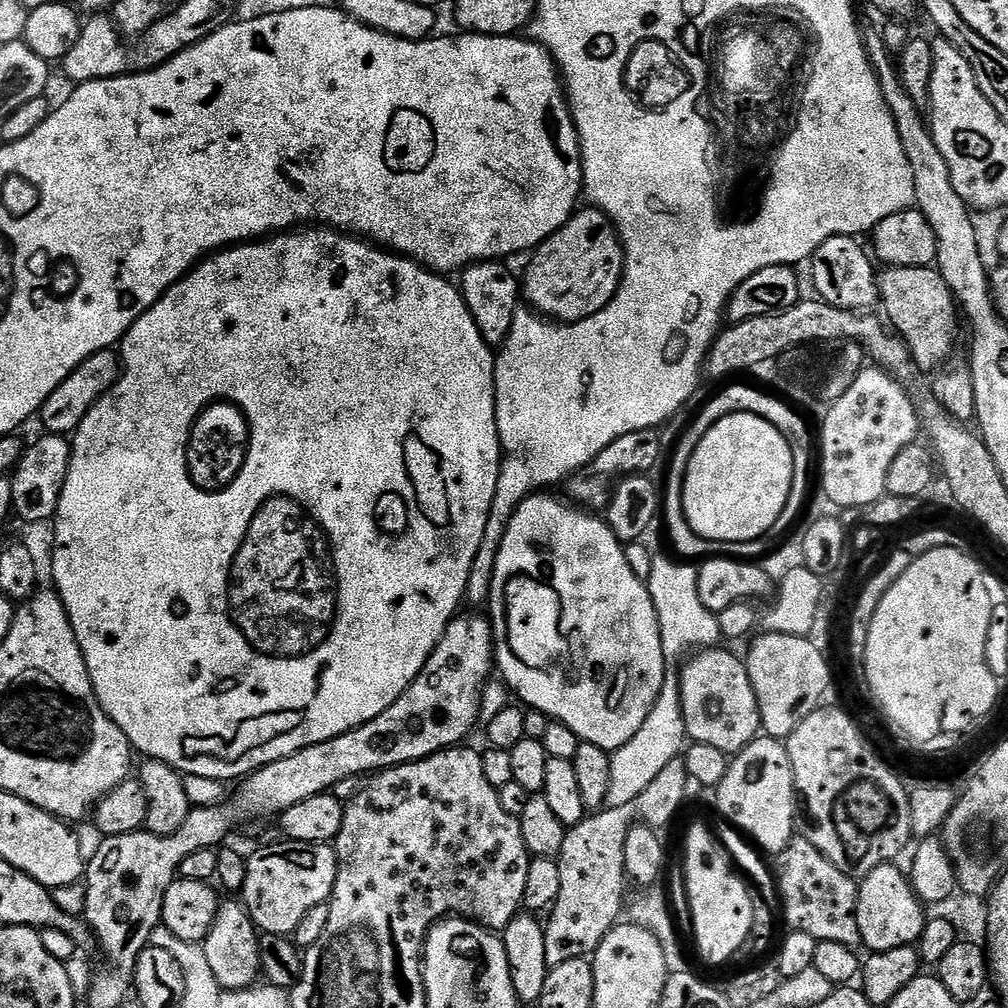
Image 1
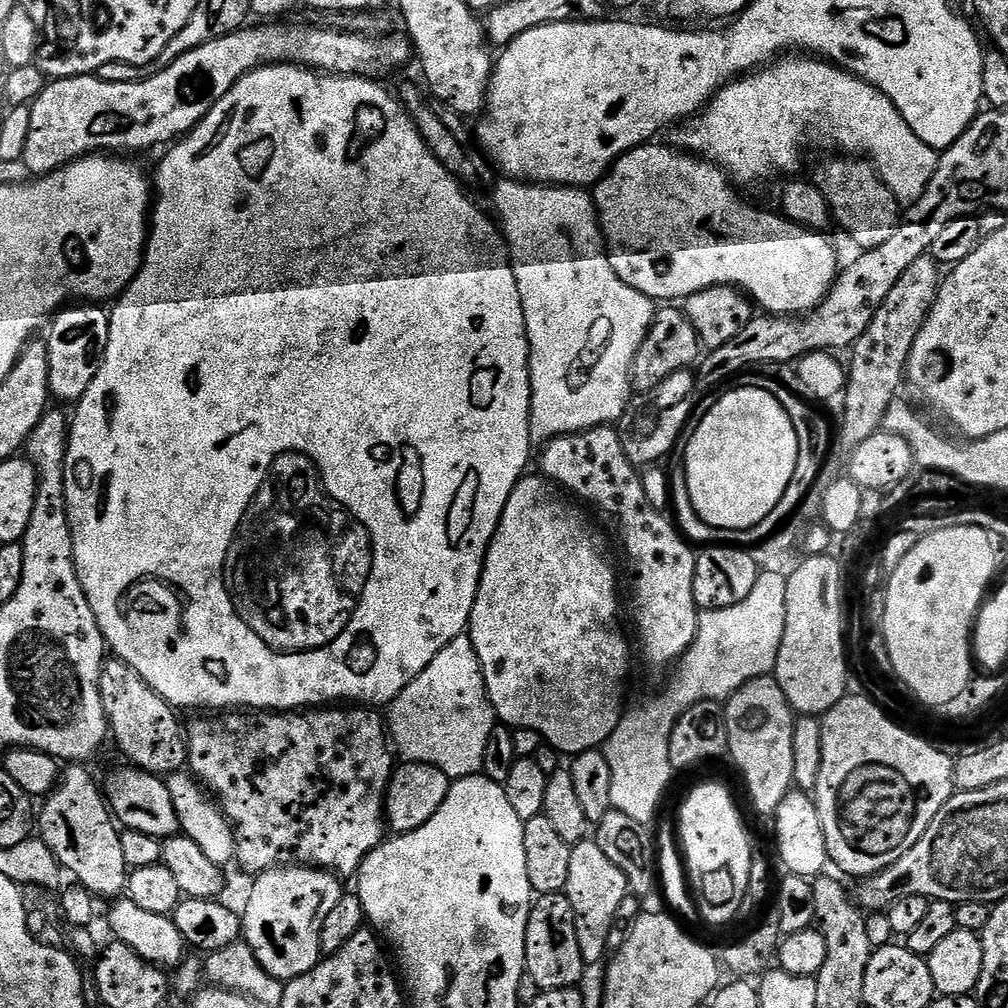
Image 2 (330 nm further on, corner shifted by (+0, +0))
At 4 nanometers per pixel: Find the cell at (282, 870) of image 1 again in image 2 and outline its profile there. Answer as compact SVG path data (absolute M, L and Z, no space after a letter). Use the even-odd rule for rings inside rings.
M296 866L291 870L269 870L257 875L253 880L256 881L248 892L248 901L245 902L244 908L242 907L243 943L250 946L261 966L276 980L287 982L312 972L322 959L320 950L322 922L326 922L326 914L330 914L330 910L338 906L342 895L341 881L331 872L303 866Z

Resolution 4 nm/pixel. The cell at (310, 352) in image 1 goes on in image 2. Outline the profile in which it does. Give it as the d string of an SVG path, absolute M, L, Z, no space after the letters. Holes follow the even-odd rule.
M265 64L265 65L263 65L263 66L261 66L261 67L258 67L258 68L256 68L256 69L254 69L254 71L252 71L252 72L248 72L248 73L246 73L246 75L244 75L244 76L243 76L243 77L242 77L242 79L241 79L241 80L240 80L240 81L239 81L239 82L237 82L237 83L236 83L236 85L235 85L235 86L233 86L233 87L232 87L232 89L231 89L231 90L230 90L230 91L228 91L228 93L227 93L227 94L225 94L225 95L224 95L224 96L223 96L223 98L222 98L222 99L220 99L220 100L219 100L219 102L218 102L218 103L216 103L216 105L215 105L215 106L214 106L214 107L213 107L213 108L211 108L211 110L210 110L210 111L209 111L209 112L208 112L208 113L207 113L207 114L205 114L205 116L203 116L203 117L202 117L202 119L200 119L200 121L199 121L199 122L198 122L198 123L197 123L197 124L196 124L196 127L195 127L195 128L193 128L193 129L192 129L192 131L191 131L191 132L189 132L189 133L187 133L187 135L185 135L185 136L184 136L184 137L183 137L183 138L180 138L180 139L177 139L177 140L176 140L176 141L175 141L175 143L173 143L173 144L172 144L172 145L171 145L171 147L169 147L169 148L168 148L168 149L167 149L167 151L165 151L165 152L168 152L168 151L169 151L169 152L168 152L168 153L166 153L166 154L165 154L165 156L164 156L164 161L162 161L162 162L161 162L161 164L160 164L160 165L158 165L158 166L157 166L157 168L156 168L156 180L155 180L155 176L154 176L154 203L153 203L153 204L152 204L152 205L151 205L151 208L150 208L150 231L149 231L149 233L148 233L148 239L147 239L147 241L146 241L146 247L145 247L145 250L144 250L144 261L143 261L143 262L142 262L142 263L140 263L140 269L139 269L139 270L138 270L138 274L137 274L137 275L136 275L136 276L135 276L135 277L134 277L134 279L133 279L133 280L131 280L131 281L130 281L130 282L129 282L129 283L128 283L128 288L127 288L127 290L125 290L125 292L122 292L122 293L120 293L120 295L119 295L119 297L118 297L118 299L117 299L117 300L116 300L116 301L115 301L115 303L113 303L113 304L112 304L112 305L111 305L111 308L110 308L110 315L109 315L109 317L108 317L108 321L109 321L109 322L110 322L110 342L106 342L106 354L105 354L105 355L104 355L104 361L103 361L103 362L102 362L102 366L101 366L101 367L100 367L100 369L99 369L99 370L98 370L98 374L97 374L97 375L96 375L96 377L94 377L94 382L90 382L90 390L86 390L86 394L82 394L82 398L81 398L81 399L80 399L80 401L78 401L78 403L77 403L77 404L76 404L76 405L75 405L75 408L74 408L74 411L76 411L76 417L75 417L75 416L74 416L74 415L73 415L73 416L72 416L72 417L71 417L71 420L70 420L70 427L69 427L69 429L68 429L68 453L67 453L67 454L66 454L66 455L64 455L64 489L65 489L65 490L66 490L66 502L67 502L67 503L68 503L68 521L69 521L69 522L70 522L70 526L71 526L71 527L72 527L72 549L73 549L73 550L74 550L74 558L73 558L73 559L72 559L72 560L73 560L73 562L74 562L74 563L76 563L76 573L77 573L77 574L78 574L78 578L79 578L79 579L80 579L80 585L81 585L81 586L82 586L82 590L83 590L83 591L84 591L84 593L85 593L85 594L86 594L86 598L87 598L87 599L88 599L88 601L89 601L89 602L90 602L90 610L94 610L94 618L95 618L95 619L96 619L96 621L97 621L97 622L98 622L98 626L99 626L99 627L100 627L100 629L101 629L101 630L102 630L102 634L103 634L103 635L104 635L104 642L105 642L105 645L107 645L107 647L108 647L108 648L109 648L109 649L110 649L110 652L111 652L111 655L112 655L112 656L113 656L113 657L115 657L115 659L118 659L118 660L121 660L121 661L122 661L122 662L126 662L126 666L130 666L130 667L131 667L131 668L133 668L133 669L134 669L134 670L138 670L138 674L142 674L142 678L143 678L143 679L144 679L144 680L145 680L145 681L146 681L146 683L147 683L147 684L148 684L148 685L150 685L150 687L152 687L152 689L154 689L154 690L155 690L155 692L156 692L156 693L157 693L157 694L159 694L159 695L160 695L160 697L161 697L161 698L163 698L163 700L165 700L165 702L166 702L166 703L167 703L167 704L170 704L170 705L172 705L172 707L173 707L173 709L176 709L176 710L181 710L181 709L180 709L180 708L212 708L212 709L208 709L208 710L267 710L267 711L270 711L270 712L290 712L290 711L293 711L293 710L311 710L311 709L313 709L313 708L318 708L318 707L321 707L321 706L332 706L332 705L335 705L335 704L336 704L336 703L337 703L337 702L355 702L355 703L356 703L356 704L357 704L357 705L360 705L360 706L380 706L380 705L376 705L376 704L384 704L384 705L383 705L383 706L388 706L388 705L391 705L391 703L392 703L392 701L393 701L393 700L396 700L396 699L397 699L397 698L399 698L399 696L400 696L400 695L401 695L401 694L402 694L402 690L406 690L406 686L410 686L410 682L414 682L414 678L418 678L418 674L422 674L422 670L426 670L426 666L430 666L430 662L434 662L434 658L435 658L435 657L436 657L436 656L437 656L437 655L438 655L438 653L440 653L440 651L441 651L441 650L442 650L442 649L444 649L444 647L446 647L446 646L447 646L447 645L448 645L448 644L449 644L449 643L450 643L450 642L454 642L454 638L458 638L458 637L459 637L459 636L463 636L463 635L465 635L465 632L466 632L466 629L467 629L467 626L468 626L468 619L469 619L469 618L470 618L470 614L471 614L471 613L472 613L472 611L473 611L473 610L474 610L474 602L475 602L475 601L476 601L476 595L477 595L477 594L478 594L478 586L479 586L479 585L480 585L480 575L481 575L481 574L482 574L482 570L483 570L483 569L484 569L484 555L485 555L485 554L487 554L487 553L488 553L488 547L489 547L489 546L490 546L490 542L491 542L491 541L492 541L492 536L493 536L493 535L494 535L494 534L495 534L495 533L496 533L496 527L497 527L497 526L499 526L499 525L500 525L500 516L501 516L501 514L502 514L502 513L503 513L503 512L504 512L504 507L505 507L505 506L506 506L506 502L507 502L507 501L508 501L508 499L509 499L509 498L510 498L510 494L511 494L511 493L512 493L512 491L513 491L513 490L514 490L514 486L515 486L515 485L516 485L516 483L517 483L517 482L518 482L518 481L519 481L519 480L520 480L520 478L521 478L521 476L523 476L523 475L525 475L525 472L526 472L526 469L527 469L527 468L524 468L524 467L526 467L526 466L527 466L527 464L528 464L528 455L530 455L530 454L531 454L531 452L532 452L532 447L534 447L534 441L533 441L533 438L532 438L532 387L531 387L531 386L530 386L530 366L529 366L529 365L528 365L528 335L527 335L527 334L526 334L526 320L527 320L527 318L528 318L528 317L527 317L527 315L526 315L526 310L525 310L525 309L524 309L524 307L523 307L523 306L522 306L522 294L518 294L518 278L514 278L514 270L513 270L513 269L512 269L512 257L511 257L511 256L509 256L509 255L508 255L508 245L507 245L507 244L505 244L505 242L504 242L504 234L503 234L503 232L501 232L501 231L500 231L500 229L499 229L499 227L498 227L498 224L497 224L497 221L496 221L496 220L495 220L495 219L493 219L493 217L492 217L492 216L491 216L491 215L489 215L489 216L490 216L490 217L488 217L488 216L487 216L487 214L486 214L486 213L484 213L484 212L483 212L483 210L482 210L482 209L480 209L480 208L479 208L479 206L478 206L478 205L476 205L476 204L475 204L475 202L474 202L474 201L472 201L472 200L471 200L471 198L470 198L470 197L468 197L468 196L467 196L467 194L466 194L466 193L464 193L464 192L467 192L467 191L466 191L466 188L465 188L465 185L463 185L463 184L461 184L461 183L460 183L460 181L458 181L458 180L456 180L456 179L455 179L455 178L454 178L454 177L453 177L453 176L452 176L452 175L451 175L451 174L450 174L450 170L446 170L446 166L442 166L442 162L438 162L438 158L434 158L434 154L430 154L430 150L429 150L429 149L428 149L428 147L427 147L427 146L426 146L426 142L422 142L422 138L421 138L421 137L420 137L420 131L418 131L418 129L417 129L417 128L416 128L416 125L415 125L415 124L413 124L413 122L412 122L412 118L411 118L411 116L409 116L409 115L408 115L408 113L407 113L407 112L405 112L405 111L404 111L404 106L403 106L403 104L401 104L401 103L400 103L400 101L399 101L399 99L397 99L397 97L396 97L396 96L395 96L395 95L393 95L393 93L392 93L392 96L391 96L391 94L390 94L390 93L388 93L388 92L387 92L387 90L386 90L386 89L384 89L384 88L383 88L383 86L382 86L382 85L380 85L380 84L383 84L383 83L380 83L380 82L377 82L377 81L376 81L376 80L375 80L375 79L372 79L372 78L365 78L365 77L363 77L363 76L341 76L341 75L339 75L339 74L325 74L325 73L322 73L322 72L318 72L318 71L315 71L315 70L313 70L313 69L310 69L310 68L302 68L302 67L300 67L300 65L298 65L298 64Z

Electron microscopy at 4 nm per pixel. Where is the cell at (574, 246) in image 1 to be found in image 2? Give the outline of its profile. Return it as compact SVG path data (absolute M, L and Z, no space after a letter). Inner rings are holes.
M649 142L640 145L639 148L631 148L626 155L616 159L615 164L594 186L596 215L600 221L600 231L604 233L608 261L614 274L618 274L618 278L622 278L622 282L626 282L626 286L634 286L634 290L638 290L644 296L649 296L654 302L683 302L689 296L698 294L707 288L729 284L732 288L739 288L757 309L774 316L800 316L816 311L818 305L832 291L832 283L836 281L838 275L836 252L832 249L831 242L824 237L825 233L805 228L803 224L796 224L779 211L776 211L777 213L767 212L764 208L755 208L754 205L747 204L736 193L738 191L737 185L733 183L728 173L720 165L713 164L712 161L703 159L699 155L689 154L679 147L667 148L666 145L660 143Z

